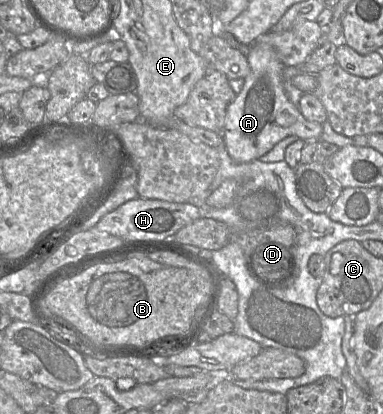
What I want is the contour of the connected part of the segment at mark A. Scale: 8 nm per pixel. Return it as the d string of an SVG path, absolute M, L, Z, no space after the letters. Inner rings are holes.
M256 40L247 53L250 73L234 101L228 106L223 138L231 158L237 163L260 159L282 139L295 135L306 143L317 142L322 136L322 124L307 120L285 91L284 69L274 48Z

